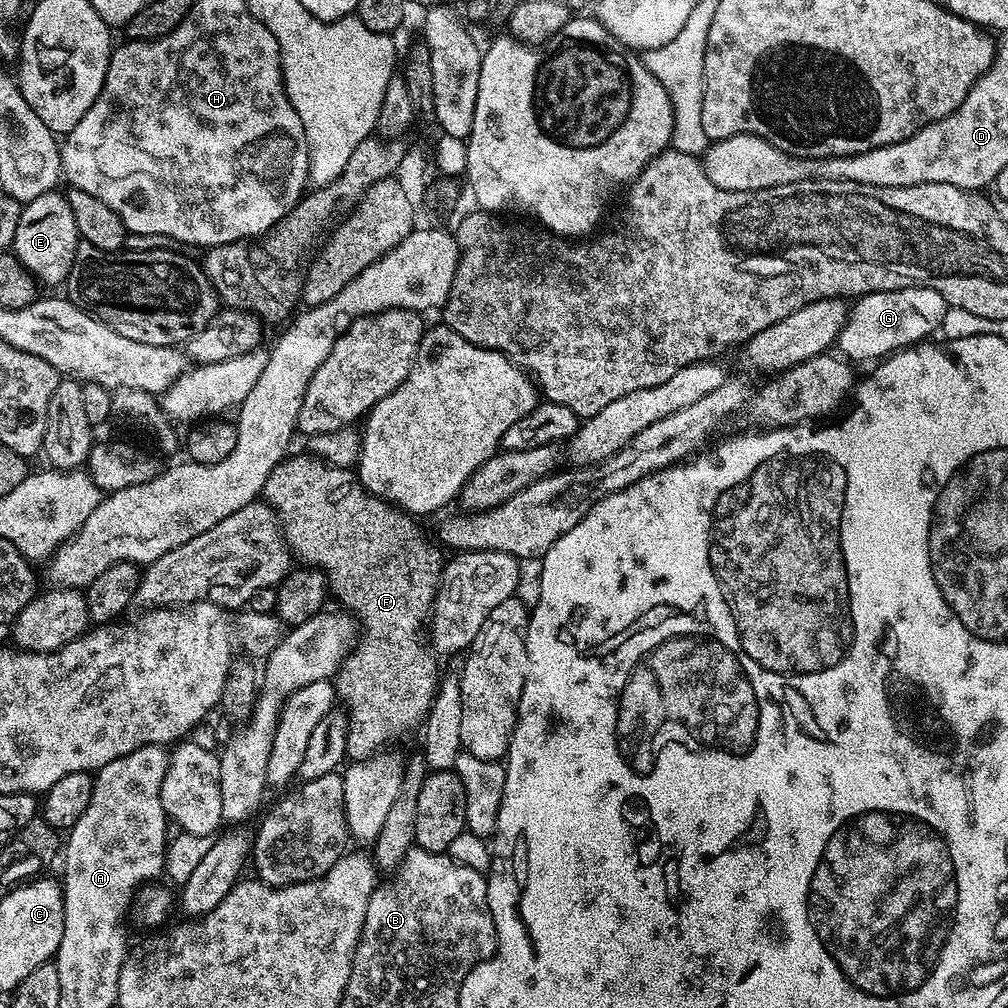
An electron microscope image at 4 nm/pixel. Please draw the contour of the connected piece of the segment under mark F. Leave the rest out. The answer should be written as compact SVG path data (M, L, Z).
M310 454L304 456L289 455L280 461L280 464L273 469L272 473L266 478L262 491L263 499L269 508L278 517L279 529L282 533L284 543L290 549L291 555L296 556L301 565L309 568L315 568L324 573L326 577L326 588L329 593L336 595L336 600L341 609L345 613L354 617L355 623L359 628L358 639L353 643L352 651L344 657L334 675L335 695L338 697L339 703L347 713L348 729L346 729L346 756L349 761L366 760L369 756L377 755L381 751L380 748L387 740L392 740L395 736L400 736L403 732L408 732L417 727L423 721L425 712L432 704L433 695L438 687L438 675L436 676L436 660L437 657L420 641L420 631L425 631L426 625L430 620L432 611L432 601L436 599L436 589L440 587L440 573L442 571L442 559L420 537L420 532L416 529L417 521L411 515L405 514L395 507L389 506L379 497L371 496L368 492L360 487L359 481L355 475L347 468L333 468L325 464L322 460L315 458Z

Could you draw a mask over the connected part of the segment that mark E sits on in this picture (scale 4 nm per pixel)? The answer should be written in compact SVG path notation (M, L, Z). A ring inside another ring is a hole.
M56 190L47 192L21 207L10 249L17 263L32 276L34 281L56 286L63 285L67 280L72 258L76 255L78 247L74 216L70 214L67 199L58 193Z

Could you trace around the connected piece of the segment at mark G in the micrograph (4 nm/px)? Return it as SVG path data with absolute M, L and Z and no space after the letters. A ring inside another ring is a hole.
M903 288L866 294L849 307L846 322L834 344L837 349L840 347L839 355L849 362L876 362L901 348L910 348L931 337L928 335L931 332L933 335L939 329L942 314L946 314L947 309L948 303L942 294L929 288Z

